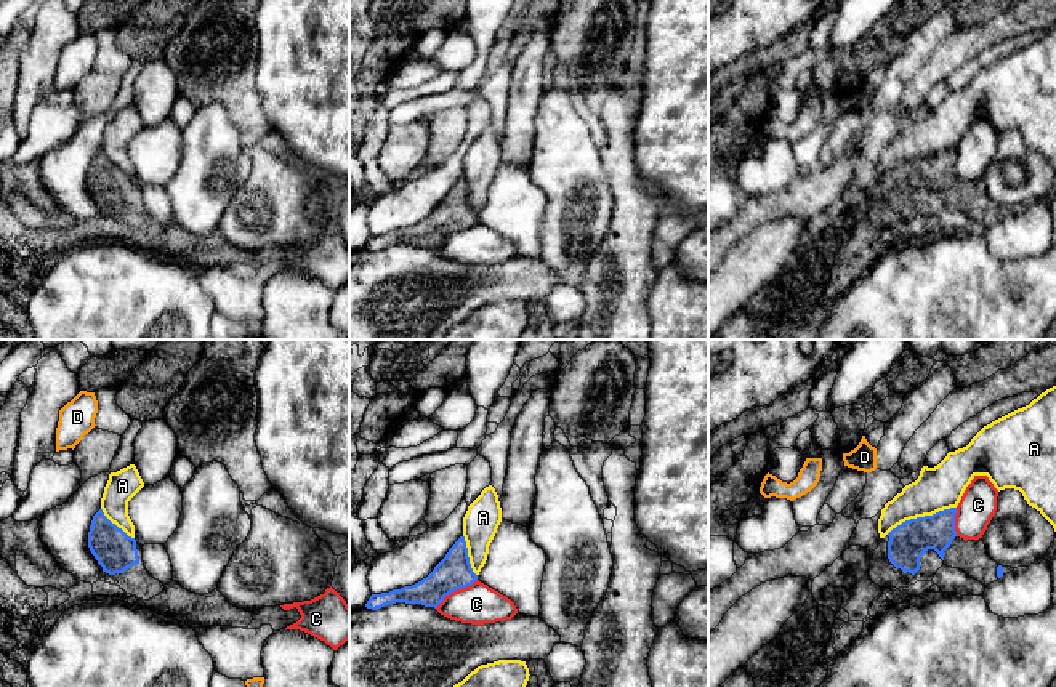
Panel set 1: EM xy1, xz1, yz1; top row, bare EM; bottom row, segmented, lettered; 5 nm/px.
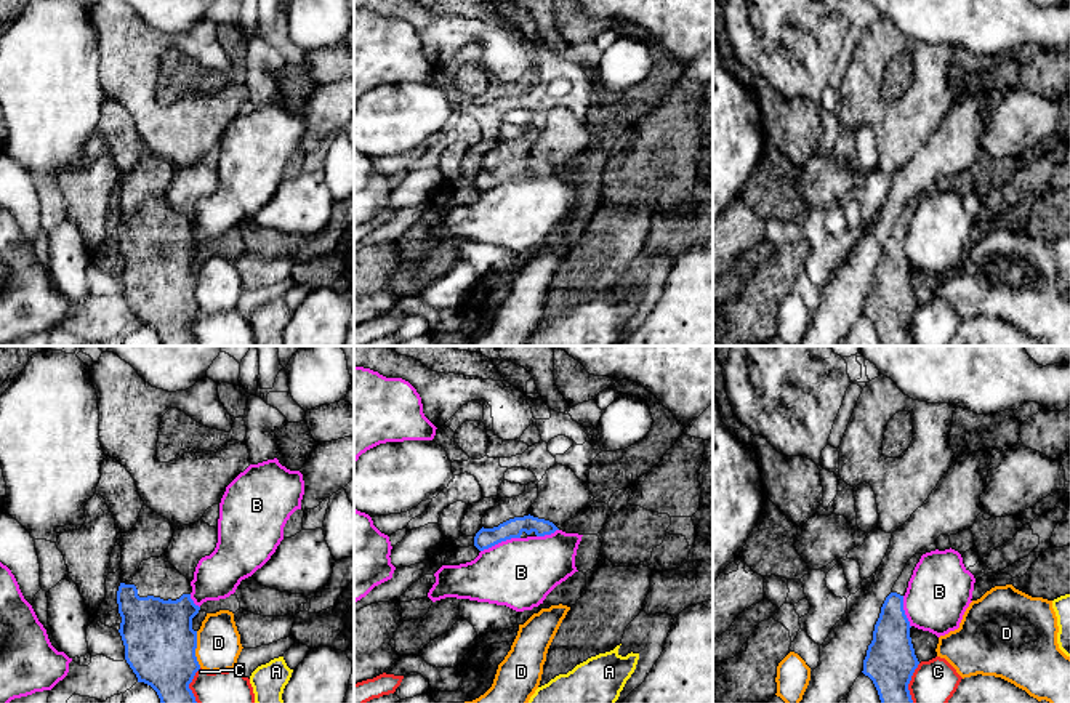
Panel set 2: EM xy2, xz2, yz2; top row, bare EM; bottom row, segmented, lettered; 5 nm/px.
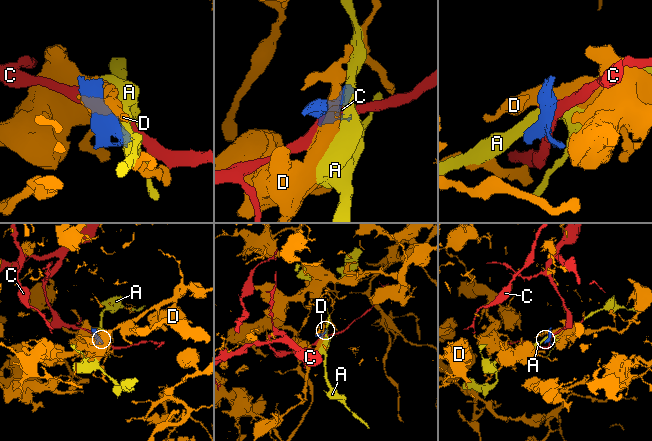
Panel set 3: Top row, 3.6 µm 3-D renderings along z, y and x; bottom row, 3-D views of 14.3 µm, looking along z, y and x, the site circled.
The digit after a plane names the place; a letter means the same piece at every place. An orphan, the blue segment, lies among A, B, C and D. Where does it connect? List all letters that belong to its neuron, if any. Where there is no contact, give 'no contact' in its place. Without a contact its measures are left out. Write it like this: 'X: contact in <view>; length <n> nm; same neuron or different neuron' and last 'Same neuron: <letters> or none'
A: contact in yz1; length 380 nm; different neuron
B: contact in xz2; length 220 nm; different neuron
C: contact in xz1; length 260 nm; different neuron
D: contact in xy2; length 190 nm; different neuron
Same neuron: none

